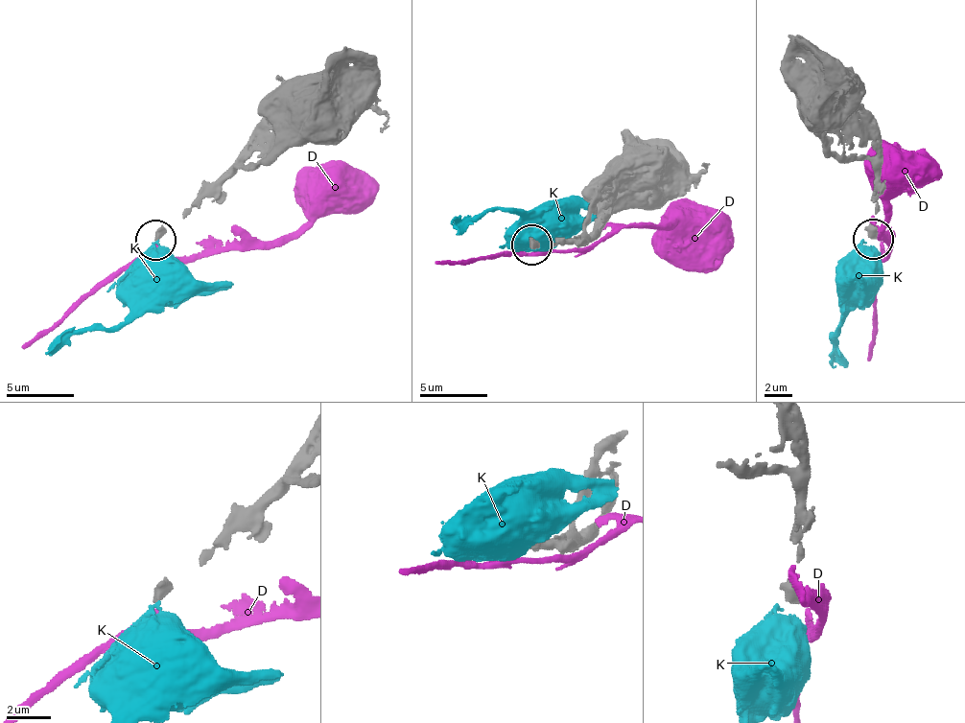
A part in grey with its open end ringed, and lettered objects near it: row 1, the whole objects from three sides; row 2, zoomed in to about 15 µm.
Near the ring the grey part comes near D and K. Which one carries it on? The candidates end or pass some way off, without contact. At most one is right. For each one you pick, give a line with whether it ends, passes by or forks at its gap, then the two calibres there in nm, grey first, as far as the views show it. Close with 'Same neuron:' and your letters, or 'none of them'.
Same neuron: none of them

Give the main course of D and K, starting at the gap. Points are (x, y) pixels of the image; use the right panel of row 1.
D: (879, 241), (882, 257), (890, 254), (877, 228), (887, 224), (889, 173), (883, 157), (889, 163)
K: (871, 244), (850, 269), (848, 286)

